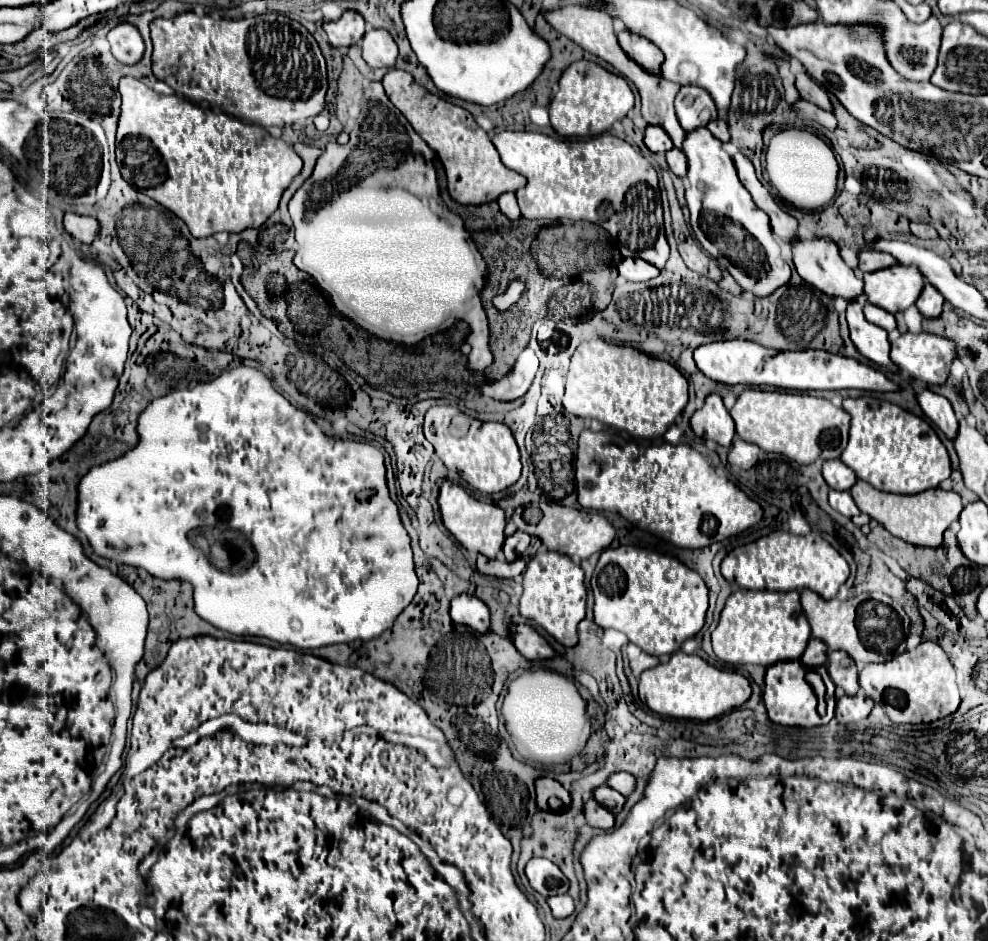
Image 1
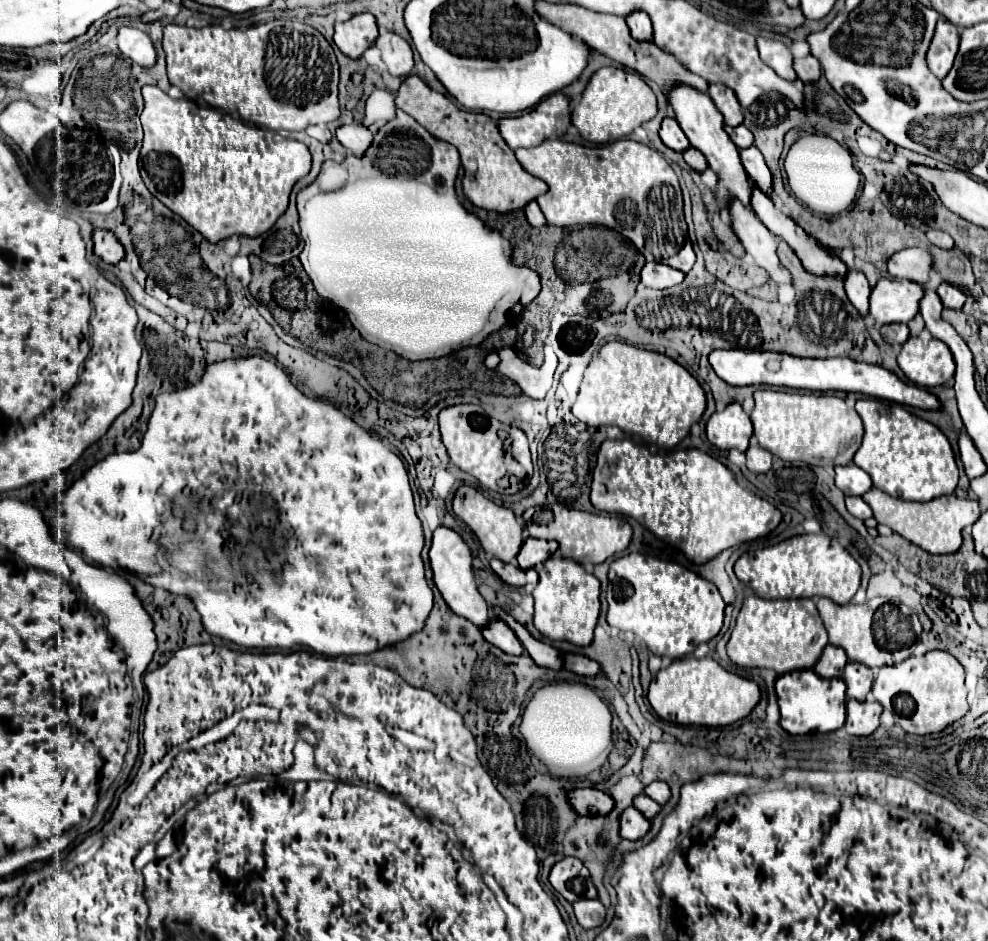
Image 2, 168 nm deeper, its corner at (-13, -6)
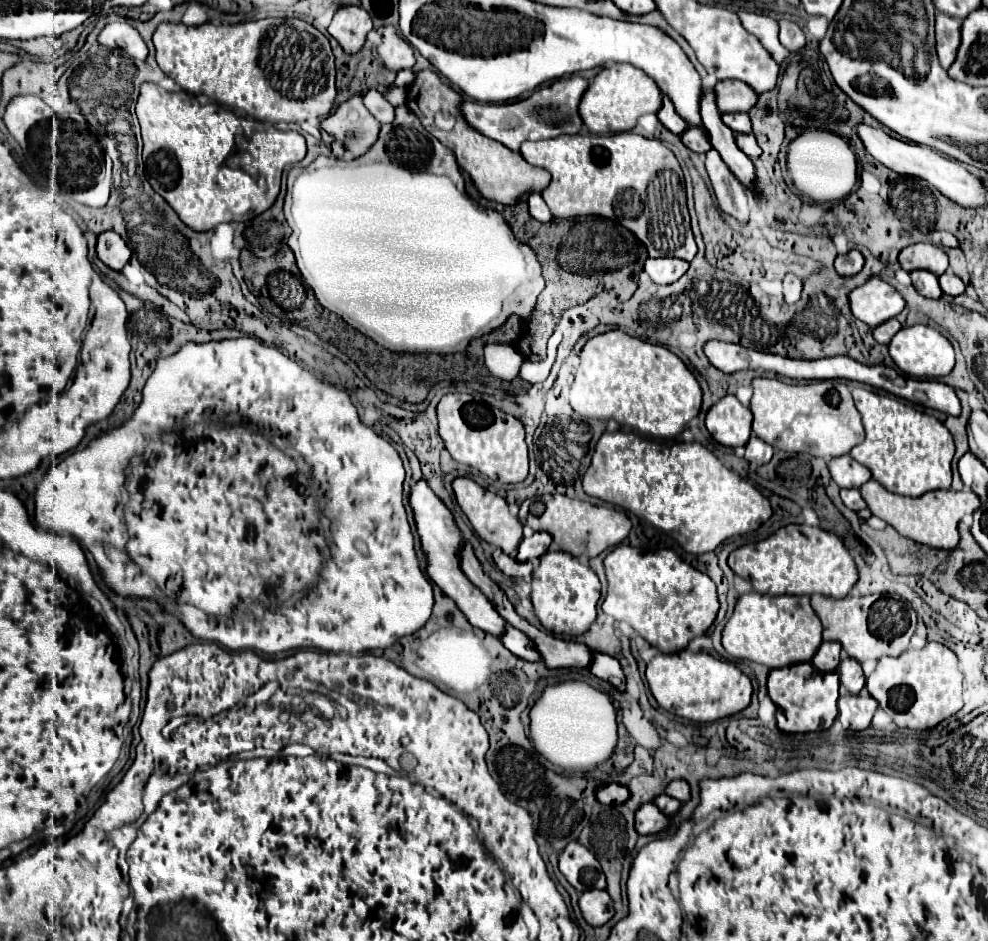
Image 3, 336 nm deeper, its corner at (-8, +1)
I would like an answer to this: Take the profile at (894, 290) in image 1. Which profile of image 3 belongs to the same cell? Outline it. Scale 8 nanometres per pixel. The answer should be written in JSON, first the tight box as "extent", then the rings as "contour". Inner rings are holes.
{"extent":[849,278,905,328],"contour":[[[869,278],[863,286],[857,286],[849,294],[849,306],[857,320],[865,322],[869,328],[875,328],[885,320],[895,318],[905,308],[905,300],[887,282]]]}

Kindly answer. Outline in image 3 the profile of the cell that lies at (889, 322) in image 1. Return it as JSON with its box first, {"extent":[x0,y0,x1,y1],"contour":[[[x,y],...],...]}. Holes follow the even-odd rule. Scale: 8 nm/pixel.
{"extent":[873,318,901,344],"contour":[[[891,318],[891,320],[879,324],[879,326],[873,330],[873,338],[875,338],[879,344],[889,344],[891,338],[895,336],[895,332],[897,332],[899,328],[901,328],[901,324],[899,324],[895,318]]]}

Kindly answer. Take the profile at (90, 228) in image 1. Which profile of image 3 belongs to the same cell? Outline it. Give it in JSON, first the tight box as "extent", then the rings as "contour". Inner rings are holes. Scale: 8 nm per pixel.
{"extent":[97,232,131,270],"contour":[[[103,232],[97,238],[97,254],[103,264],[111,270],[123,270],[123,266],[131,260],[131,250],[125,240],[115,232]]]}

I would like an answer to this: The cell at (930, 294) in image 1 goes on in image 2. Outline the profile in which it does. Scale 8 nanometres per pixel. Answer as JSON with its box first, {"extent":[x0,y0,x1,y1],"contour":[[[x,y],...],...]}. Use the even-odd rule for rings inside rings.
{"extent":[936,283,966,309],"contour":[[[940,283],[936,293],[940,295],[942,305],[948,307],[948,309],[962,309],[962,305],[966,301],[966,297],[962,293],[958,293],[958,289],[954,285],[950,285],[950,283]]]}

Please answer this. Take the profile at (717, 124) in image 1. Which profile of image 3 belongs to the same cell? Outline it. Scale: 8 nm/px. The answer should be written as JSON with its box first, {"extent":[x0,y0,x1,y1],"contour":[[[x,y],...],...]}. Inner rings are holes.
{"extent":[723,112,751,134],"contour":[[[745,112],[723,114],[723,122],[725,122],[733,132],[751,134],[751,120],[749,120],[749,114],[745,114]]]}

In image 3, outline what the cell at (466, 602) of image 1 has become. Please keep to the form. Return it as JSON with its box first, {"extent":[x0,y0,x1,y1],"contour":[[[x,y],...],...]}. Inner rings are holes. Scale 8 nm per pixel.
{"extent":[501,626,541,662],"contour":[[[507,626],[507,634],[503,634],[501,642],[509,652],[513,652],[515,656],[519,656],[523,660],[529,660],[529,662],[539,662],[541,660],[533,640],[513,626]]]}

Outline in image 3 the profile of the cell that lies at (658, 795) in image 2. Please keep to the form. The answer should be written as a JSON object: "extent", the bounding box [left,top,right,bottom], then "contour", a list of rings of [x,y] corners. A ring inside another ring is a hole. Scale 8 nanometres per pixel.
{"extent":[667,780,691,802],"contour":[[[673,780],[667,786],[667,794],[681,800],[681,802],[687,802],[687,800],[691,800],[691,786],[685,780]]]}

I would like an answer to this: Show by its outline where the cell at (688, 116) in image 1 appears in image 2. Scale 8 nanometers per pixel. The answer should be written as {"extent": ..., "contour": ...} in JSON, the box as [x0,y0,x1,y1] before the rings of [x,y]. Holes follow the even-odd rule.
{"extent":[708,83,744,127],"contour":[[[716,83],[716,85],[710,85],[708,87],[708,95],[710,95],[712,103],[716,105],[716,109],[722,113],[726,125],[736,127],[736,125],[742,123],[744,115],[742,115],[740,103],[736,101],[736,95],[732,93],[732,89],[728,89],[726,85]]]}

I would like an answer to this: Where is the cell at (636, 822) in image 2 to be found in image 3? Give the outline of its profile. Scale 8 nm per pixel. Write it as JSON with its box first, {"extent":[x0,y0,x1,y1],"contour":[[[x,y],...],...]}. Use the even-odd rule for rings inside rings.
{"extent":[635,804,671,834],"contour":[[[643,804],[635,814],[635,826],[639,834],[657,834],[667,830],[671,824],[669,816],[663,814],[655,804]]]}

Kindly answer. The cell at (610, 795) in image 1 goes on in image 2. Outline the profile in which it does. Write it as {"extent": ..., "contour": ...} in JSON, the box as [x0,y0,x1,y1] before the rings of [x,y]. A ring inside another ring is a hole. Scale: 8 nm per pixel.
{"extent":[634,795,660,819],"contour":[[[638,795],[638,797],[634,799],[634,807],[636,807],[644,817],[648,817],[648,819],[652,819],[652,817],[660,811],[660,805],[658,805],[656,801],[652,801],[650,797],[646,797],[646,795]]]}

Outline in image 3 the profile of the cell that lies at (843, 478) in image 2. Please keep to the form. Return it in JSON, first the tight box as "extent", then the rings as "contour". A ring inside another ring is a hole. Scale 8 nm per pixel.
{"extent":[829,454,871,488],"contour":[[[849,454],[831,458],[829,472],[839,488],[861,488],[867,480],[871,480],[871,472]]]}

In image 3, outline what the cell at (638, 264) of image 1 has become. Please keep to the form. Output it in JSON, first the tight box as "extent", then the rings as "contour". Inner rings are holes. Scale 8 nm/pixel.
{"extent":[645,258,689,284],"contour":[[[649,258],[645,262],[645,272],[655,284],[671,284],[679,280],[689,268],[689,262],[681,258]]]}

